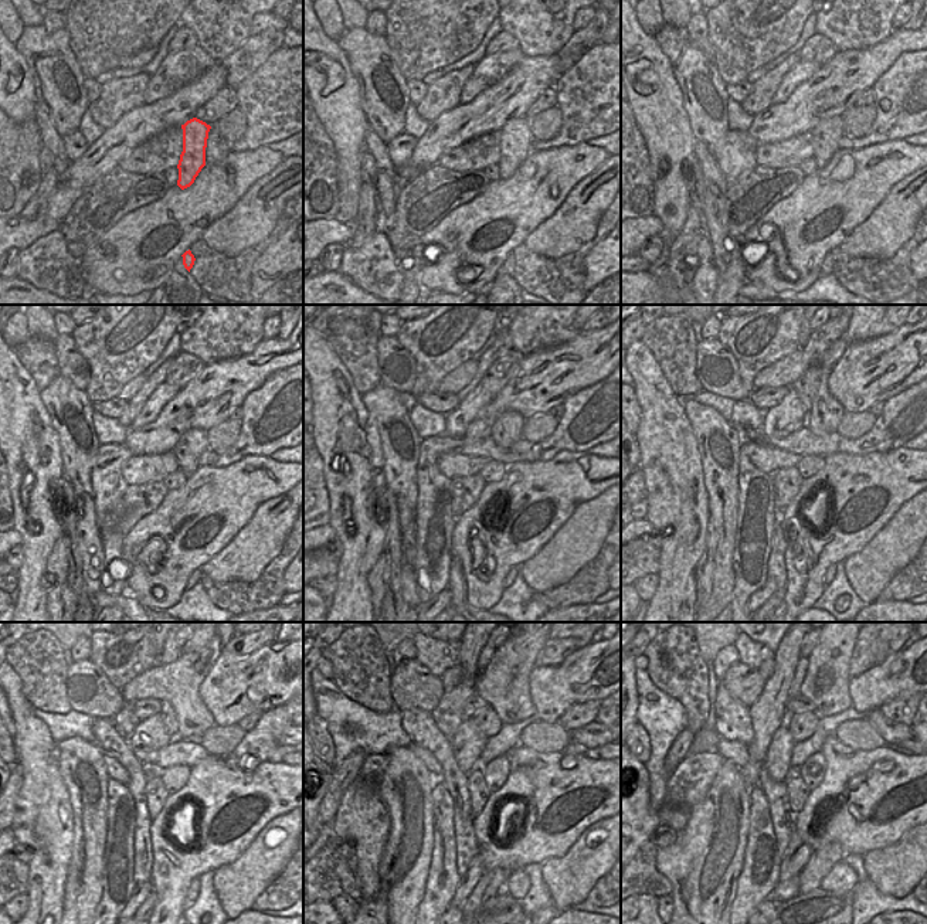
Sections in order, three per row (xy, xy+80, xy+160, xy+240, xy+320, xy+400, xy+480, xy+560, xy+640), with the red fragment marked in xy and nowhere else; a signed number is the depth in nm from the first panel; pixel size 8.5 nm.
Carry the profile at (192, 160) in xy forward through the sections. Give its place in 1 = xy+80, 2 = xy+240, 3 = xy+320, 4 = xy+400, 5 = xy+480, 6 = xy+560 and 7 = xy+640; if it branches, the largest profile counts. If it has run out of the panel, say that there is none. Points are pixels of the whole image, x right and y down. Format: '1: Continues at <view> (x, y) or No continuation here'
1: Continues at xy+80 (516, 139)
2: Continues at xy+240 (193, 442)
3: Continues at xy+320 (508, 428)
4: Continues at xy+400 (824, 417)
5: Continues at xy+480 (193, 717)
6: Continues at xy+560 (508, 683)
7: Continues at xy+640 (827, 685)

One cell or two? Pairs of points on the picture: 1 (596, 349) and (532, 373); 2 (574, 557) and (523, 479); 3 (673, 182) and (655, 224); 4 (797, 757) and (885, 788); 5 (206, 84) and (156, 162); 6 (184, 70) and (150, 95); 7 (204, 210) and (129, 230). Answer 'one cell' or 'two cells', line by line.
1: one cell
2: two cells
3: two cells
4: two cells
5: two cells
6: one cell
7: one cell

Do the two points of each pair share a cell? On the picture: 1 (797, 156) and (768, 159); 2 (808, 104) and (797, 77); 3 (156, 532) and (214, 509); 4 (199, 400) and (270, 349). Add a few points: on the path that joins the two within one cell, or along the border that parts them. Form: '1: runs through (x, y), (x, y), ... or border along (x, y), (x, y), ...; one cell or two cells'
1: runs through (790, 156), (776, 156); one cell
2: border along (821, 65), (784, 101), (774, 104); two cells
3: runs through (170, 526), (176, 525), (186, 515), (200, 513); one cell
4: runs through (217, 390), (230, 379), (240, 377), (255, 367); one cell

